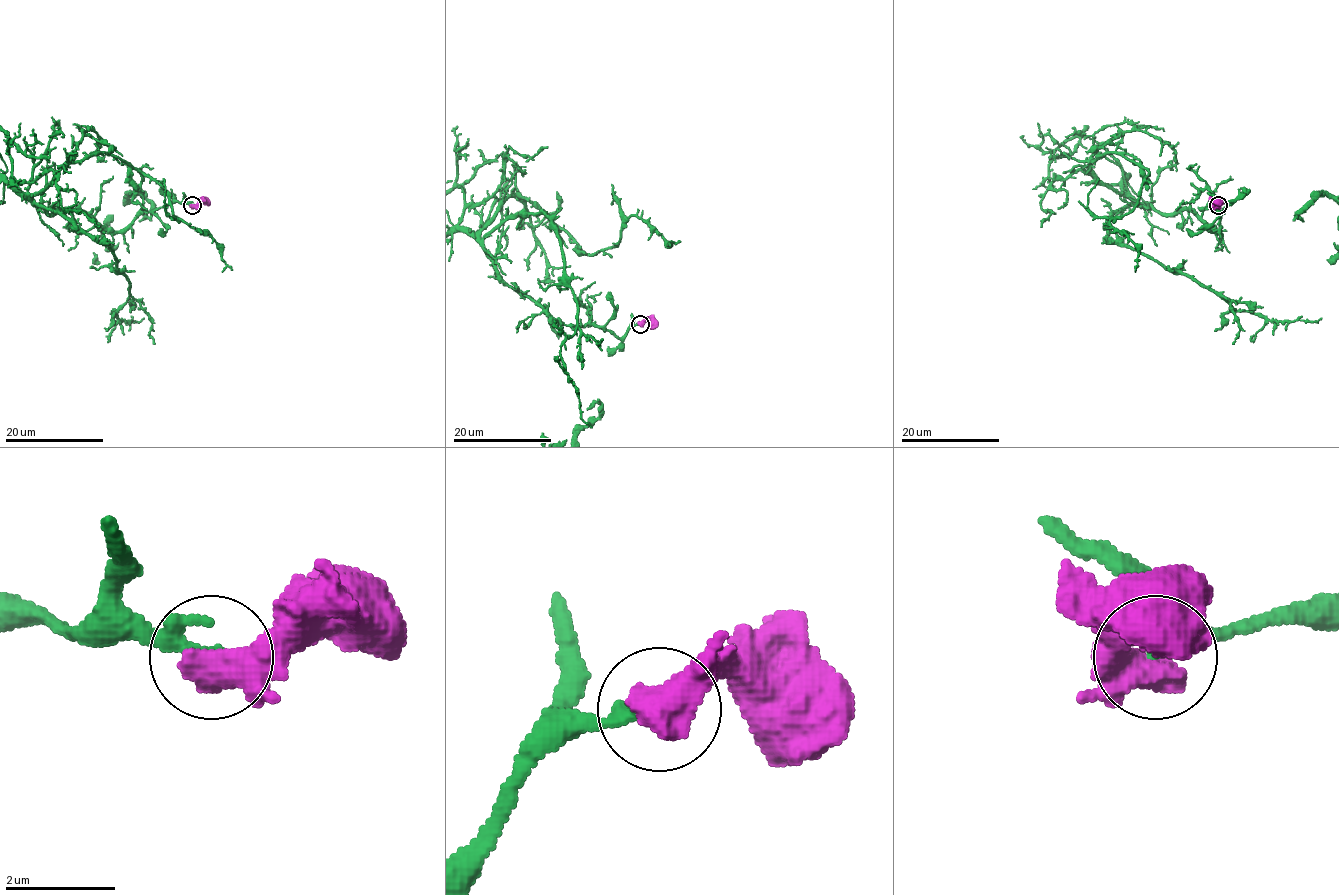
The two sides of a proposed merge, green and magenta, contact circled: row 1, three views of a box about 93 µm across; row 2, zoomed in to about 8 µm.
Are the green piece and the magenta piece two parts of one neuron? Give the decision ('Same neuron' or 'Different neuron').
Different neuron

